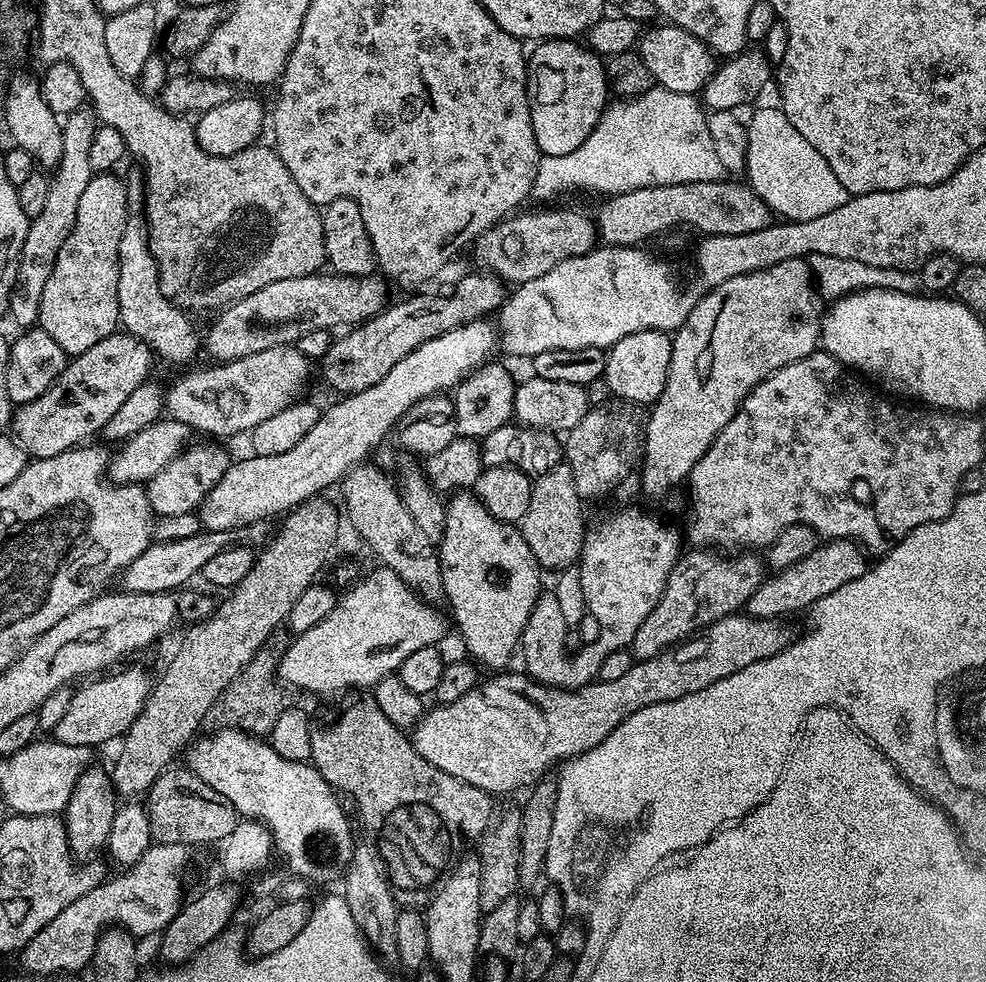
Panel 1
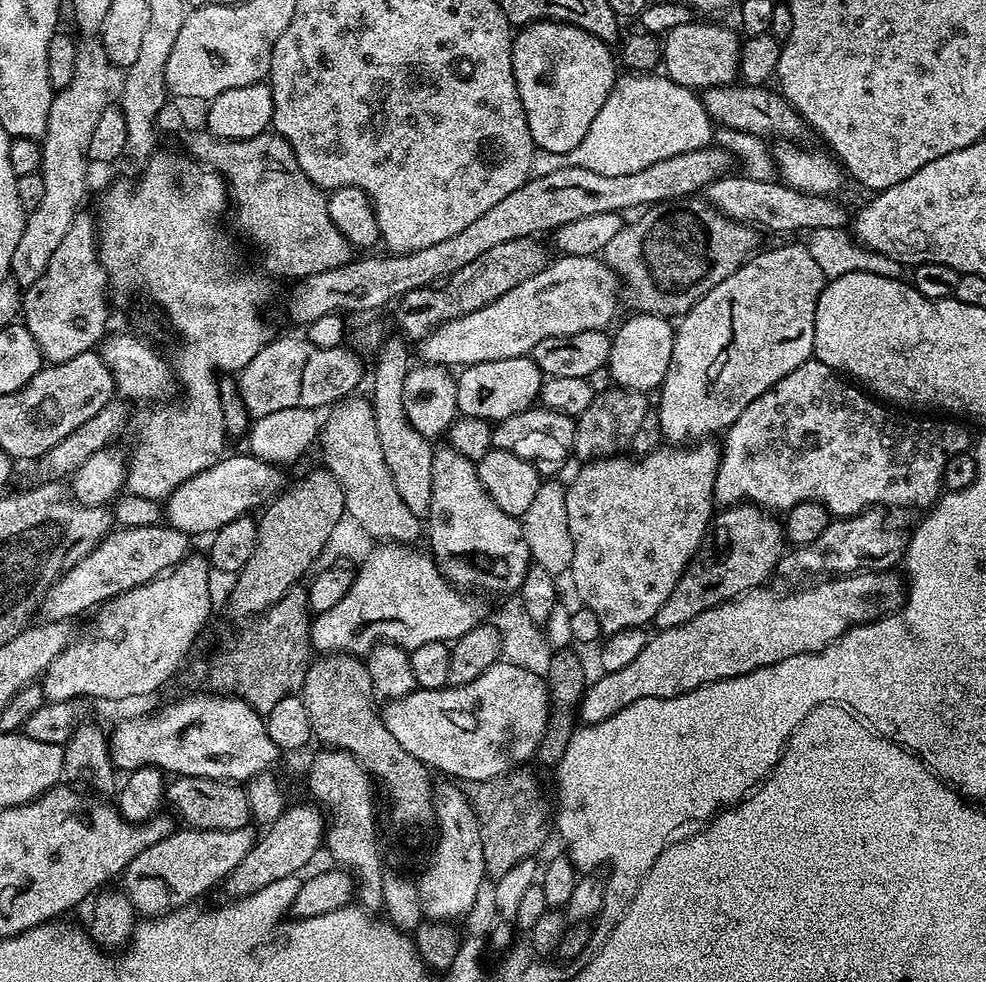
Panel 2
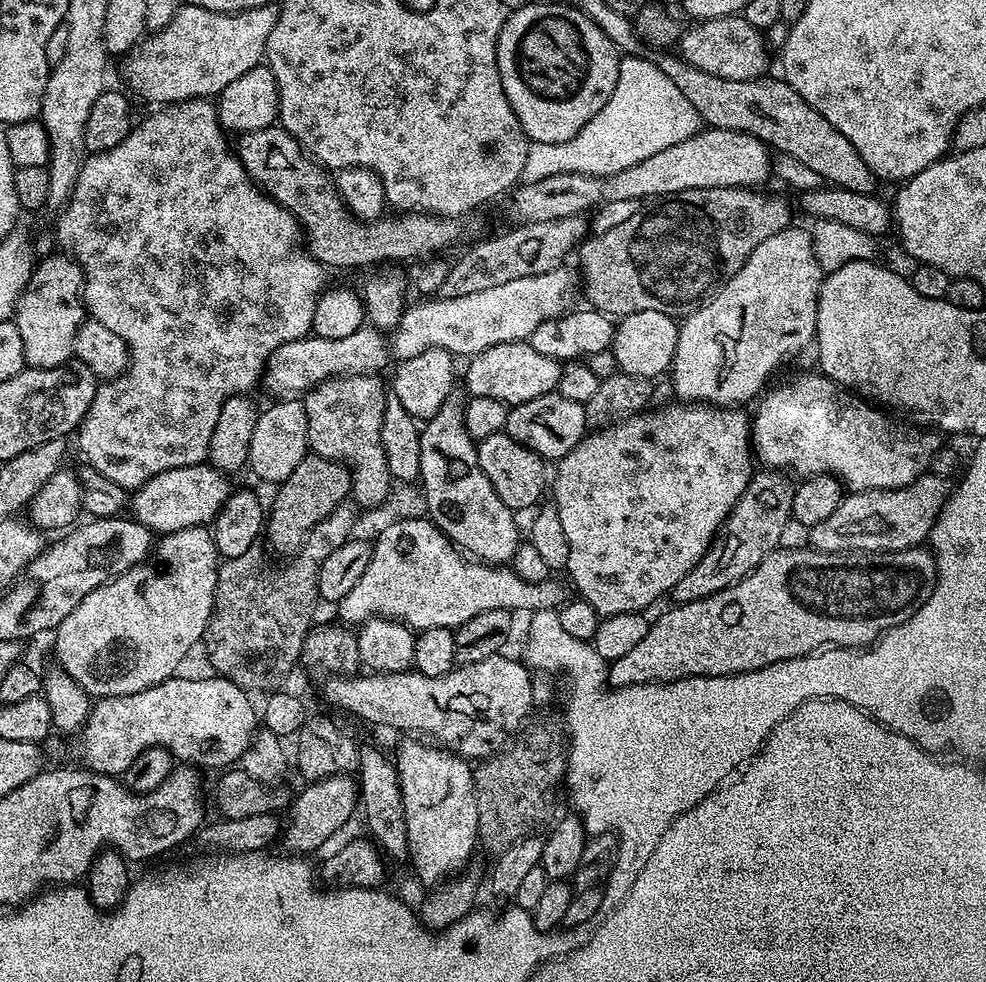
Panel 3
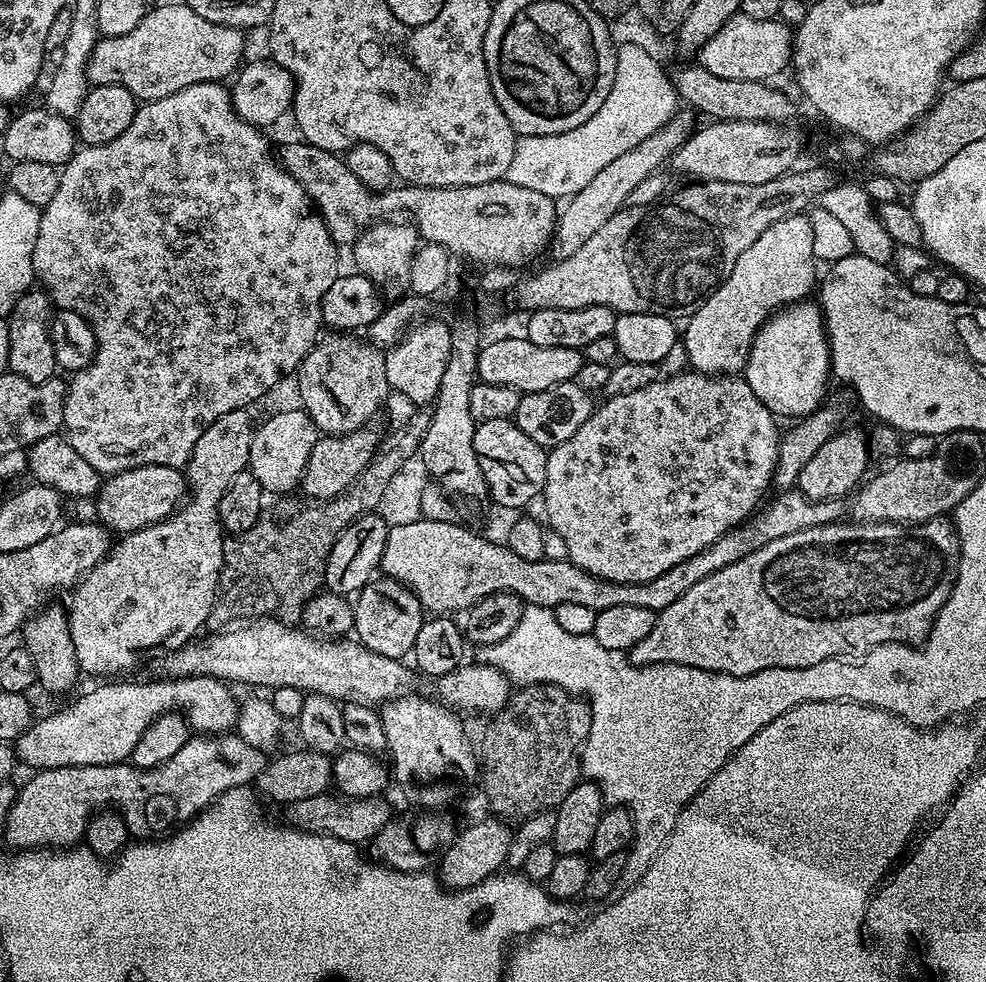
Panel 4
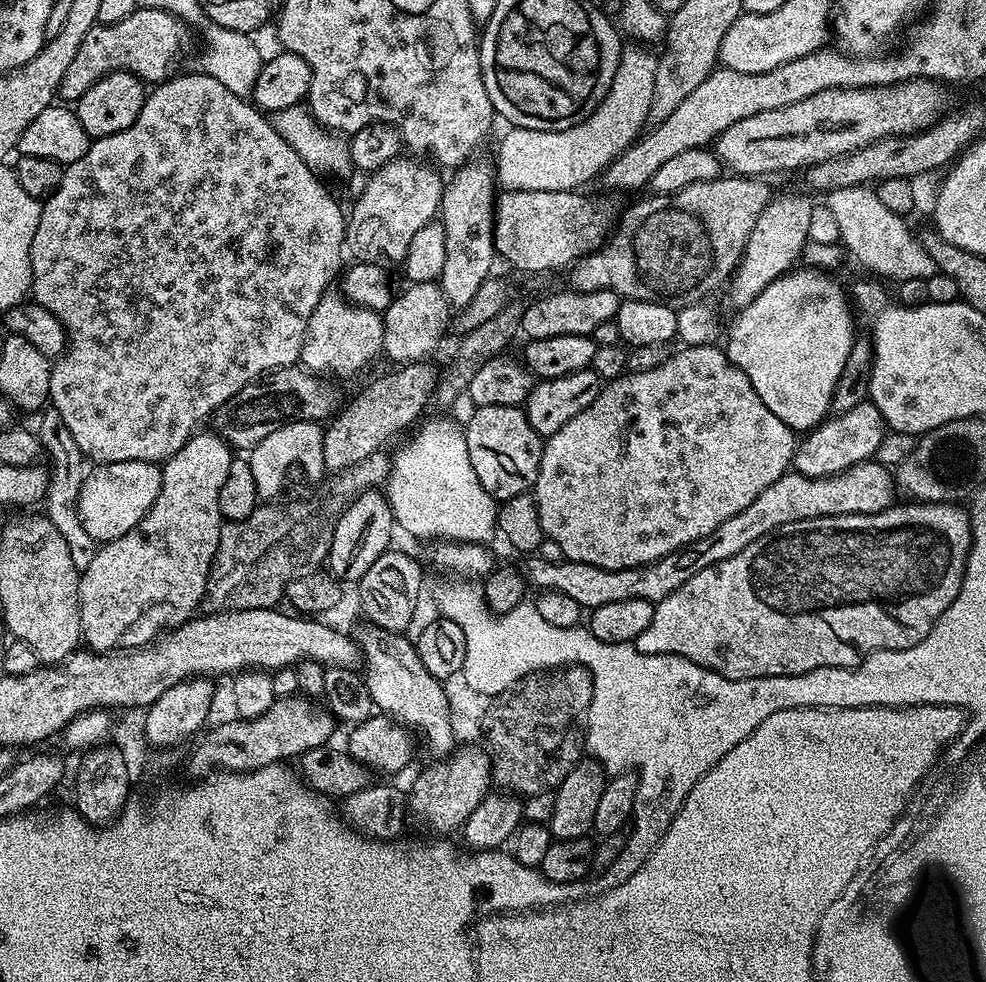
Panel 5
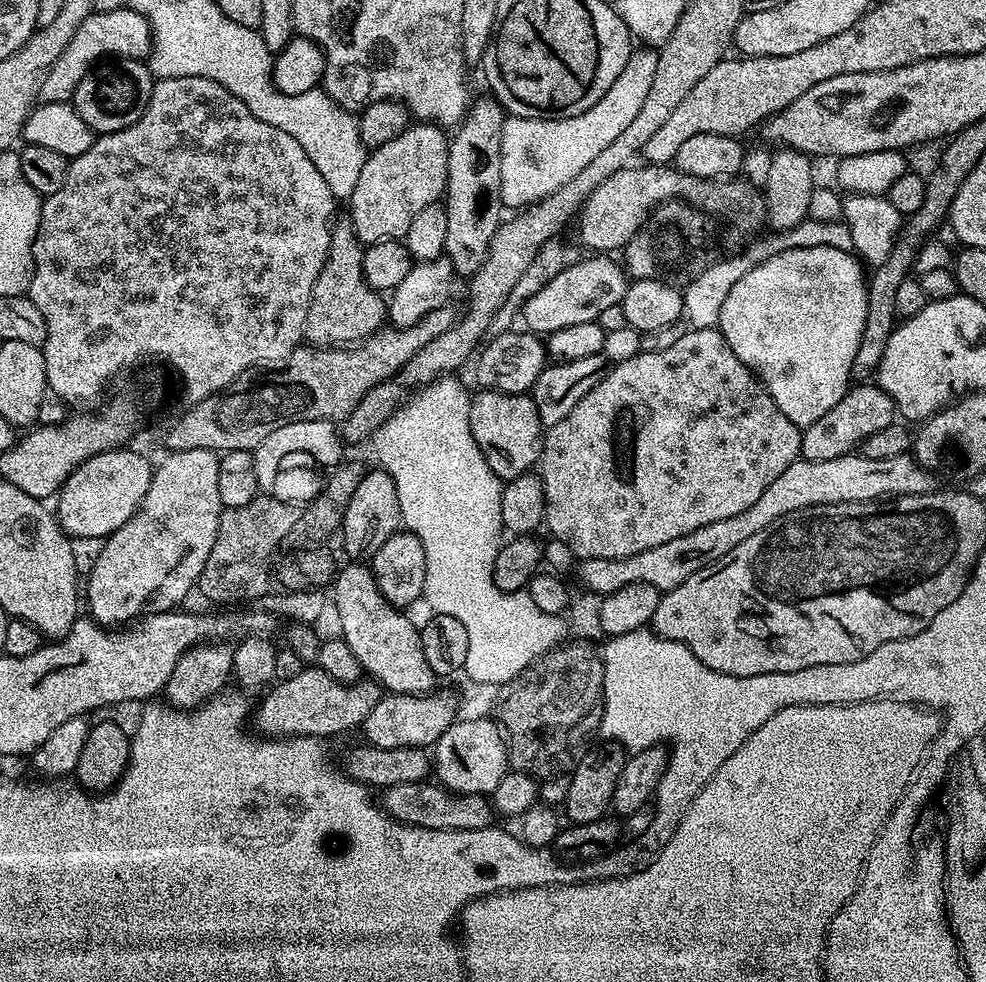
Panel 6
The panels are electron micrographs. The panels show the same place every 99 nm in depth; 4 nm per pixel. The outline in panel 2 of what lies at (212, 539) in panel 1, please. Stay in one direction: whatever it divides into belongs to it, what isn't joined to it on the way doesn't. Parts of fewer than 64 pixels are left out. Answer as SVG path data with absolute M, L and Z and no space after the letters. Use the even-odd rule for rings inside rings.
M160 524L138 526L137 528L117 527L90 552L83 553L76 565L73 563L48 590L42 605L45 621L71 621L71 616L80 616L106 600L121 596L126 590L153 580L155 576L179 564L189 555L190 537L188 533Z

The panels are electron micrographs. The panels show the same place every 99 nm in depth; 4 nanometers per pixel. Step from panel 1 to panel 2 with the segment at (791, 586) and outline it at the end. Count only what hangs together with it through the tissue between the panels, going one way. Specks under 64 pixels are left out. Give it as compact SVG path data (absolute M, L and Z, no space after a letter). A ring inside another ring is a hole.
M865 510L857 516L833 519L826 530L814 538L814 542L785 551L780 560L779 575L784 575L788 580L804 580L807 576L835 578L861 570L883 572L895 569L905 554L906 536L892 528L891 522L883 515L887 516L880 510Z

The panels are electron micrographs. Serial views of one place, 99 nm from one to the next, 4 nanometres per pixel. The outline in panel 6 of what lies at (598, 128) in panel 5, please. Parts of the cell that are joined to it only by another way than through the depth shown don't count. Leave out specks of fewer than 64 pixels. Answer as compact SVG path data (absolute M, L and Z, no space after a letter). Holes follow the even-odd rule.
M640 46L633 51L622 74L606 90L606 94L590 110L582 114L574 114L565 120L535 120L534 118L522 118L521 116L508 116L502 126L502 186L500 187L500 203L505 209L520 210L529 204L535 204L544 196L554 194L574 178L584 167L590 163L591 159L596 157L642 110L642 102L646 99L646 93L650 90L650 85L654 82L654 73L658 71L659 51L653 50L648 46Z

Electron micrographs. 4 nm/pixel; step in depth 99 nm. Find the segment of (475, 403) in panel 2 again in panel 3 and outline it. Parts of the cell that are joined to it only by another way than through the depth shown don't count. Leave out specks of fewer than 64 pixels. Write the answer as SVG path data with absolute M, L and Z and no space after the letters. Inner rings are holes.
M515 340L502 342L498 346L490 346L477 352L467 361L468 369L463 369L462 382L469 397L481 396L494 398L506 405L530 402L530 398L538 398L547 392L556 391L560 381L561 361L546 358L546 354L538 354L530 342Z

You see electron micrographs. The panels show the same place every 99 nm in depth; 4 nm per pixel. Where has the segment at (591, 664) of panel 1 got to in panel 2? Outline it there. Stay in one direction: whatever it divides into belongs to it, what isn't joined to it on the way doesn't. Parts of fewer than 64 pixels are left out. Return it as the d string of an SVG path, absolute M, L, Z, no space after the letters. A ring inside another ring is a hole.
M708 438L701 439L697 448L676 448L680 446L664 446L668 448L656 448L653 452L645 454L641 460L631 460L625 454L605 456L598 460L589 460L581 463L572 485L565 487L565 512L566 522L569 524L570 538L573 539L573 560L570 567L572 584L580 595L579 603L594 612L600 623L601 633L611 634L621 632L627 628L644 628L655 621L658 610L662 610L662 602L670 598L670 590L678 586L678 578L688 569L688 564L696 551L700 549L700 543L708 533L714 515L714 482L720 465L720 454L722 451L719 443L711 444Z

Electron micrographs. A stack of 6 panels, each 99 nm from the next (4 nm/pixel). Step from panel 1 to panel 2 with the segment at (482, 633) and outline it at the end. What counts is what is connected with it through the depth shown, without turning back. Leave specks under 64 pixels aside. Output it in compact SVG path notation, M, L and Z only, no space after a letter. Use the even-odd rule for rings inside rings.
M450 446L437 447L431 464L430 504L426 515L426 540L430 555L451 584L459 585L460 564L472 568L472 584L480 592L508 592L519 589L530 557L521 521L506 514L486 494L473 461Z

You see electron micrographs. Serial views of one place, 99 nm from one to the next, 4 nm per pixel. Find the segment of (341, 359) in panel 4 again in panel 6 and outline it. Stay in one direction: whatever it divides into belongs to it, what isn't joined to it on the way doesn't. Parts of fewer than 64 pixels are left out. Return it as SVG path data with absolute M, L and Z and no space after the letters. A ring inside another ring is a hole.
M337 219L332 225L328 257L310 294L310 306L304 323L304 340L309 345L321 348L351 346L385 327L386 300L365 282L363 257L364 248L352 229L351 219Z

